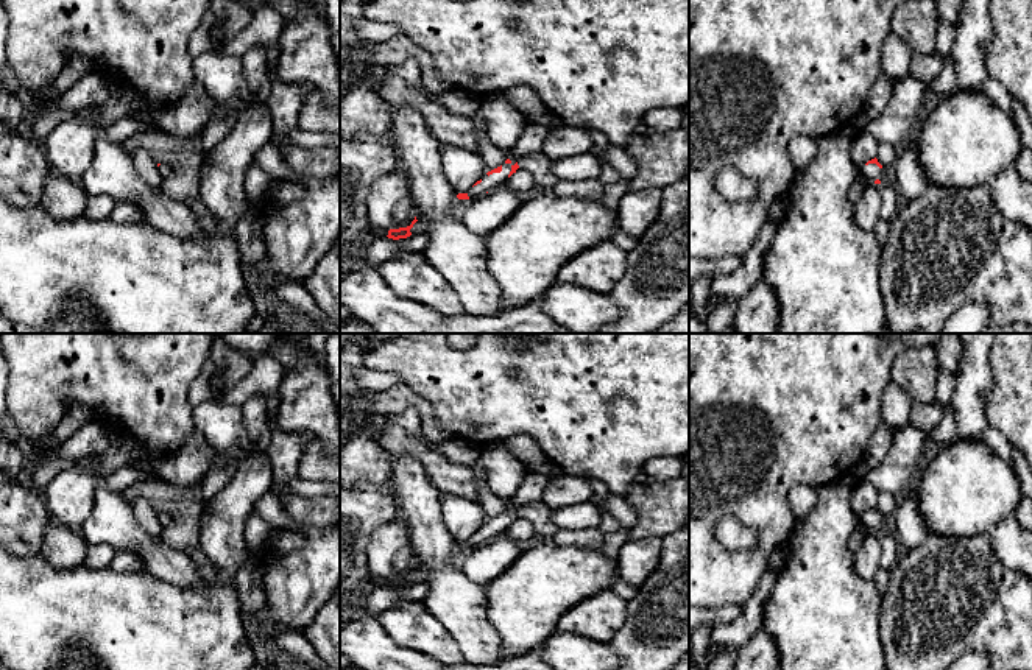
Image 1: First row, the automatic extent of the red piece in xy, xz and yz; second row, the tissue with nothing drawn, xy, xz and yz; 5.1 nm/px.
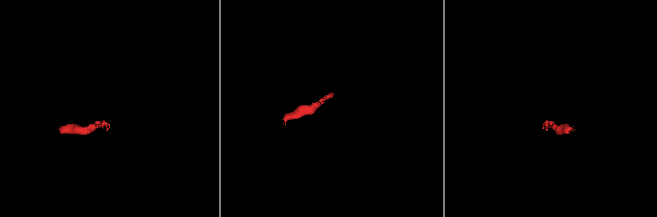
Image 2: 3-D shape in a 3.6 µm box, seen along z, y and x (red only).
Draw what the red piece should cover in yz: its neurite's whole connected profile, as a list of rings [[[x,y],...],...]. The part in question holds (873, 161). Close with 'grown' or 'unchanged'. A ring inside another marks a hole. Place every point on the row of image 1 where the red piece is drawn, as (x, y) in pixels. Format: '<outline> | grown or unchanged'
[[[871,159],[864,165],[856,165],[856,175],[857,176],[867,176],[870,182],[881,184],[884,179],[889,178],[889,173],[882,168],[882,165],[878,162],[878,159]]] | grown

